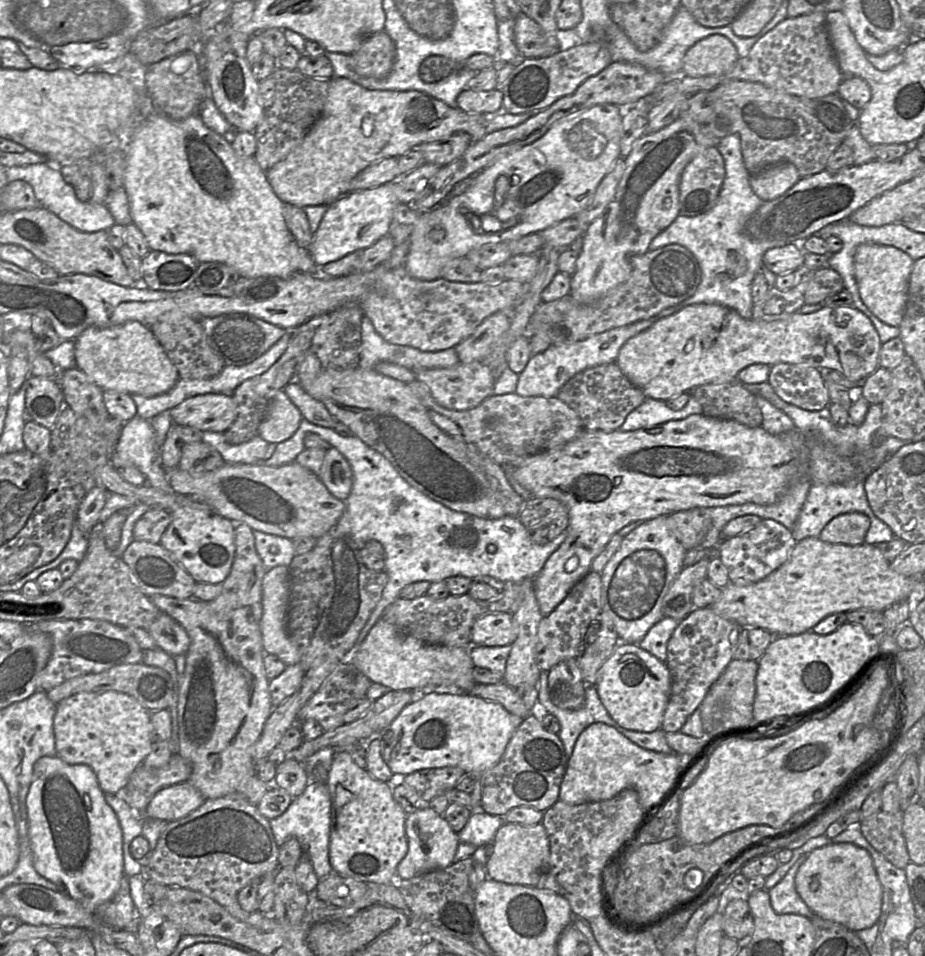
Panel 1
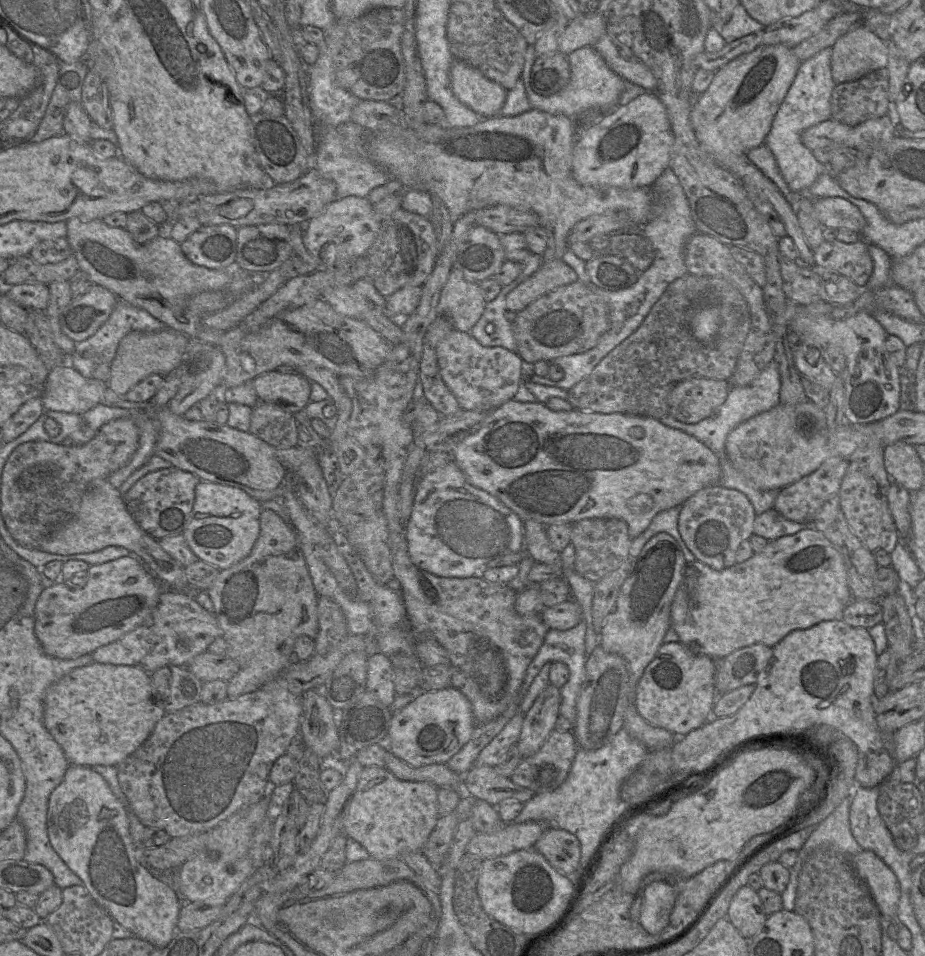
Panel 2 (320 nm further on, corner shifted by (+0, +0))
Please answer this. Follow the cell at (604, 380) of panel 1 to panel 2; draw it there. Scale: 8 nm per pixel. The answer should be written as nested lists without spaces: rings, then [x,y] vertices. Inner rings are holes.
[[[688,272],[669,284],[633,334],[607,354],[588,376],[567,390],[567,401],[574,409],[581,411],[622,413],[659,420],[668,413],[668,397],[678,383],[699,377],[730,382],[750,328],[751,317],[747,302],[730,282],[722,278],[693,275]],[[704,305],[717,305],[721,316],[719,334],[710,343],[698,341],[688,325],[692,313]]]

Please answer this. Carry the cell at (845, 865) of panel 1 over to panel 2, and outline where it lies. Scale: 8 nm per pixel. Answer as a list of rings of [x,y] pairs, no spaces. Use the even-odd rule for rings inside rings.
[[[864,849],[849,857],[857,875],[868,887],[881,916],[896,919],[900,887],[891,868],[870,850]]]

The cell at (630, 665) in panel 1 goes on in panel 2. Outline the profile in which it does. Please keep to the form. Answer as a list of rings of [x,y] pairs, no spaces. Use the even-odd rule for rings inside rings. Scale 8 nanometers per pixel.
[[[679,641],[663,643],[637,684],[637,710],[648,723],[684,737],[712,720],[712,708],[718,697],[715,674],[715,659],[693,653]]]

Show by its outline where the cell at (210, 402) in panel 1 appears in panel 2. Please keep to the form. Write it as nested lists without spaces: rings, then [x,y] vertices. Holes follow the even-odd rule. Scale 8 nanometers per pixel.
[[[275,369],[252,380],[258,401],[273,403],[287,412],[302,411],[310,402],[311,381],[290,369]]]

